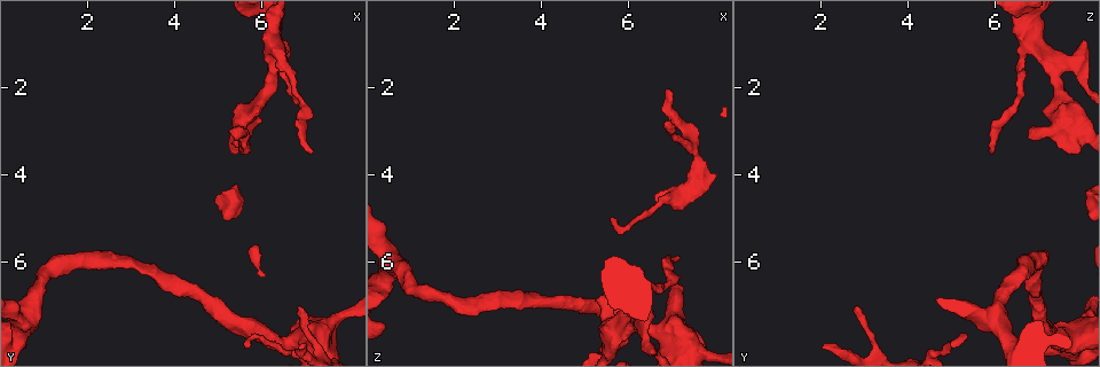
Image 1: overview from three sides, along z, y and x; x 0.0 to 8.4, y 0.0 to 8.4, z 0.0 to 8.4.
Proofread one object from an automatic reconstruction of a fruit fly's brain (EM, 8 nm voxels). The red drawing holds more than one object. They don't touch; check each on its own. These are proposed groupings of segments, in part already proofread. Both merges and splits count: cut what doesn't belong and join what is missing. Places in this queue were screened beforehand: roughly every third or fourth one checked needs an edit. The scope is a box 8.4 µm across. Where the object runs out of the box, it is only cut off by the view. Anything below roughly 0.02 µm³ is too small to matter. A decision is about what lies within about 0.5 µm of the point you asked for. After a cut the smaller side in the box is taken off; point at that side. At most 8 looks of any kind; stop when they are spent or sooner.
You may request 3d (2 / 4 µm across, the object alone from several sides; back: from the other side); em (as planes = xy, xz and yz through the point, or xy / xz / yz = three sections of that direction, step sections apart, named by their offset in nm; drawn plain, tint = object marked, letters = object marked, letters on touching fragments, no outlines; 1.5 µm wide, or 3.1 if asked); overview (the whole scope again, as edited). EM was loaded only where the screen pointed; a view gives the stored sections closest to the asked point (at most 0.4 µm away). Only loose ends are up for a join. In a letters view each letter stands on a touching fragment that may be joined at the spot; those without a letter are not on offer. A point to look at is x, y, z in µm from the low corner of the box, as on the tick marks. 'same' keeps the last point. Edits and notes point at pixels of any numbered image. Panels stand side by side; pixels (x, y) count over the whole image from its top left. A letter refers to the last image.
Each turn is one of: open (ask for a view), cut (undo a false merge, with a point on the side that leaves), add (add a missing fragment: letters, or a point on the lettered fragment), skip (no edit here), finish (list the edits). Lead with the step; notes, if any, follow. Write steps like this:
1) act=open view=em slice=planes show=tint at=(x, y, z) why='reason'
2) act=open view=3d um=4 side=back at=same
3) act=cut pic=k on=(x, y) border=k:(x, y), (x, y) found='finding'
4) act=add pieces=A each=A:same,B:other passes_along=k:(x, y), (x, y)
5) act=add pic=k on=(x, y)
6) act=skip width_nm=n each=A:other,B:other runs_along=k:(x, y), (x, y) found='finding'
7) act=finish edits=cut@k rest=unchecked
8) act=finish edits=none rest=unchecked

act=open view=em slice=xz step=4 show=tint at=(6.90, 8.00, 2.10) why='free end'

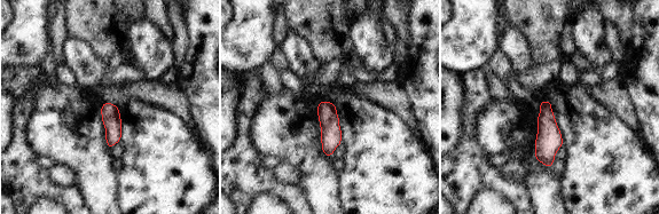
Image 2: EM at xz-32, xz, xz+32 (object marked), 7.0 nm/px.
act=open view=em slice=xz step=4 show=letters at=same why='see the neighbours'

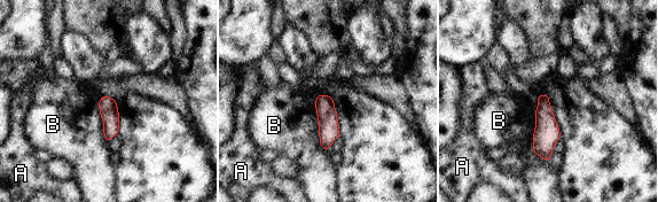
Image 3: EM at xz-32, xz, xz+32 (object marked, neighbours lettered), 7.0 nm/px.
act=skip each=A:other,B:other border=3:(534, 110), (533, 152), (548, 163) found='none of them fits'

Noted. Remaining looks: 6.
act=open view=em slice=planes show=letters at=(5.60, 7.90, 5.05) why='an open end'

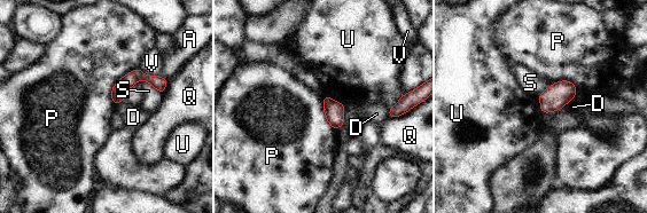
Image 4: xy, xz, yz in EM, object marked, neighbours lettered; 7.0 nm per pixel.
act=skip longest_contact=P:340nm each=A:other,D:other,P:other,Q:other,S:other,U:other,V:other found='no lettered fragment goes on from it'

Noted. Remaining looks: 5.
act=open view=em slice=planes show=tint at=(6.85, 7.80, 7.65) why='sudden change in width'

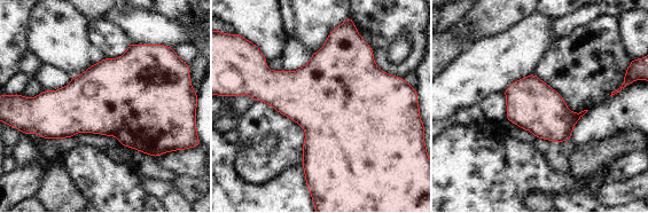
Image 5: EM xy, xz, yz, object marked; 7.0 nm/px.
act=open view=em slice=planes show=letters at=same why='see the neighbours'

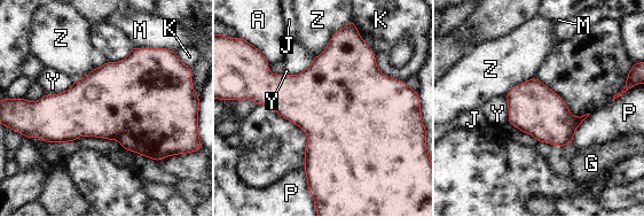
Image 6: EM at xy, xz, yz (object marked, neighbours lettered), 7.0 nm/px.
act=skip width_nm=360 each=A:other,G:other,J:other,K:other,M:other,P:other,Y:other,Z:other found='one neuron here'

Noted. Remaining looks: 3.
act=finish edits=none rest=unchecked

